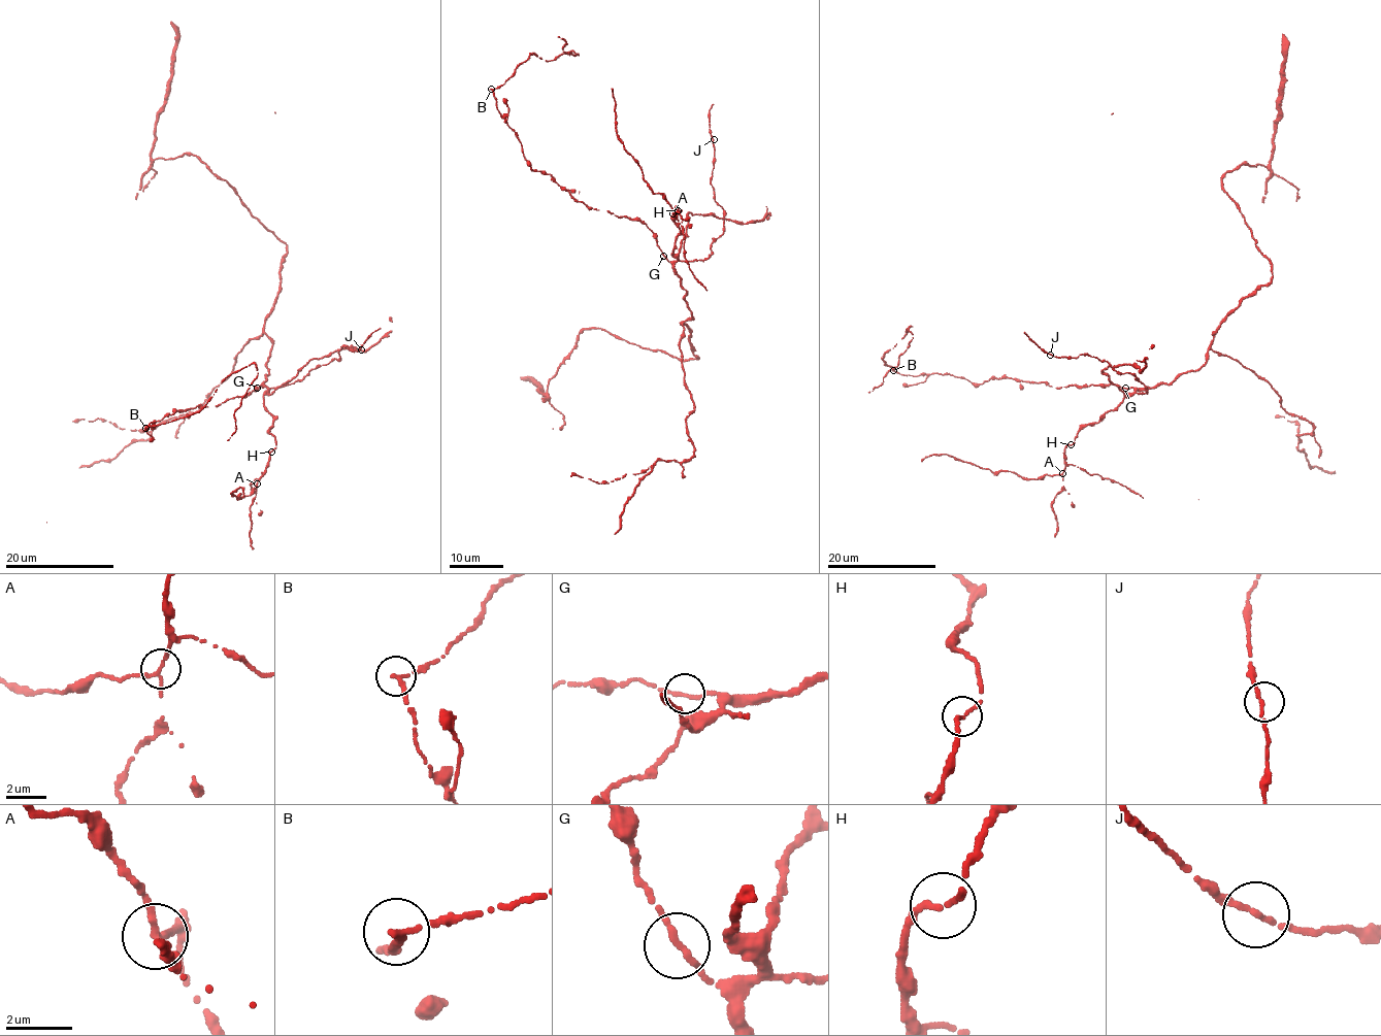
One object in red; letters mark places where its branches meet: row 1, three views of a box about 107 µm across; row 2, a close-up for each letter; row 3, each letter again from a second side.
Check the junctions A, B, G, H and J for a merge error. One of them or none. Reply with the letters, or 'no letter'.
B

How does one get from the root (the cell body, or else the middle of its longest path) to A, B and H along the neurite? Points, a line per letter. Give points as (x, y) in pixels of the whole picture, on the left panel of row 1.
A: (263, 385), (268, 389), (263, 404), (271, 414), (269, 432), (275, 446), (257, 483)
B: (263, 385), (219, 405), (165, 414), (145, 428)
H: (263, 385), (268, 389), (263, 397), (263, 404), (273, 423), (269, 432), (275, 446), (271, 452)

